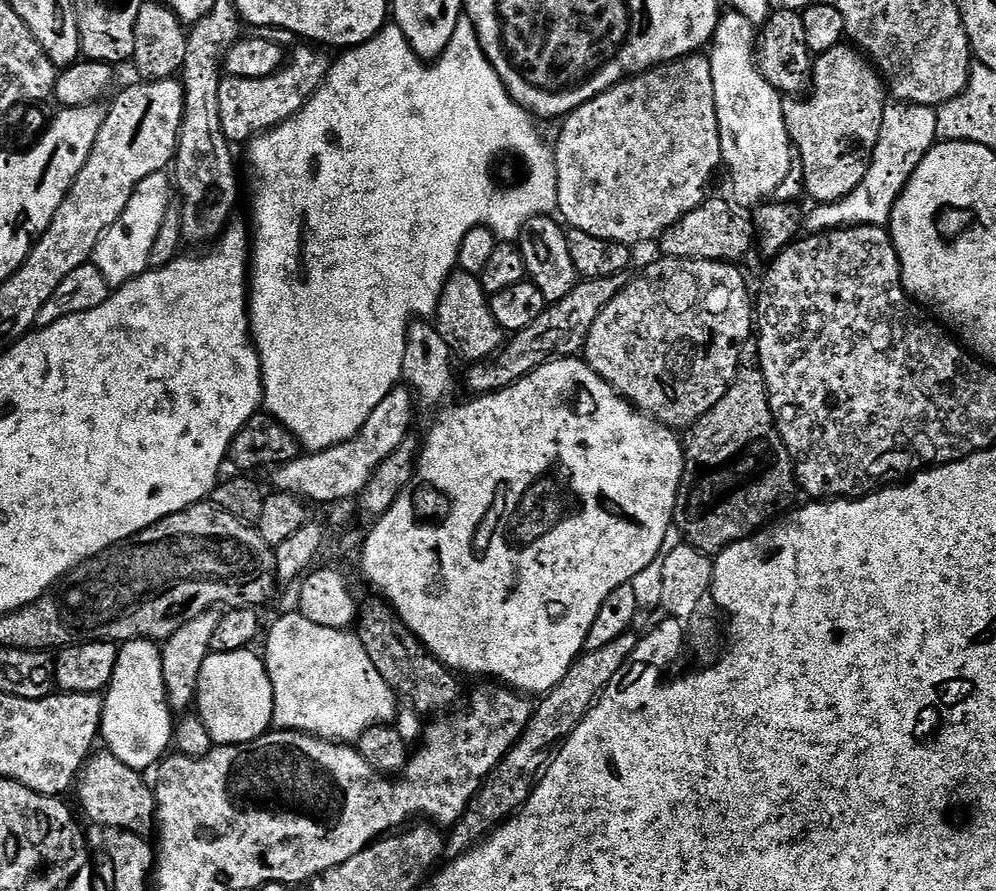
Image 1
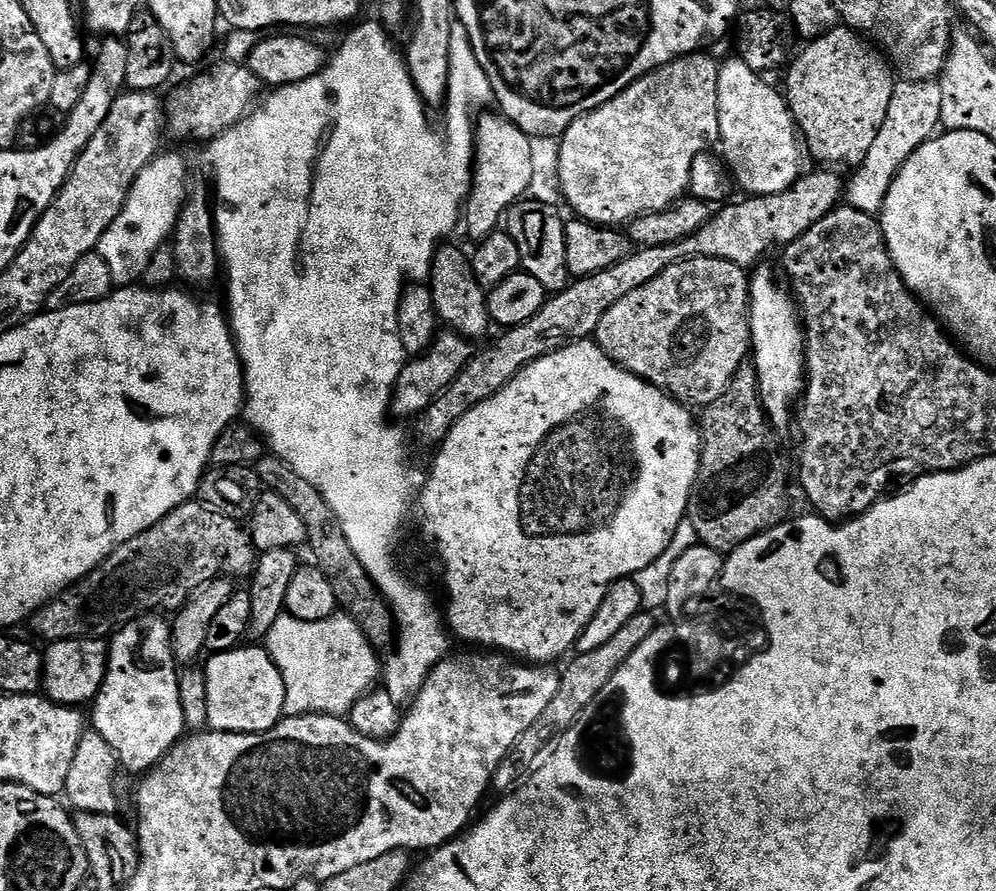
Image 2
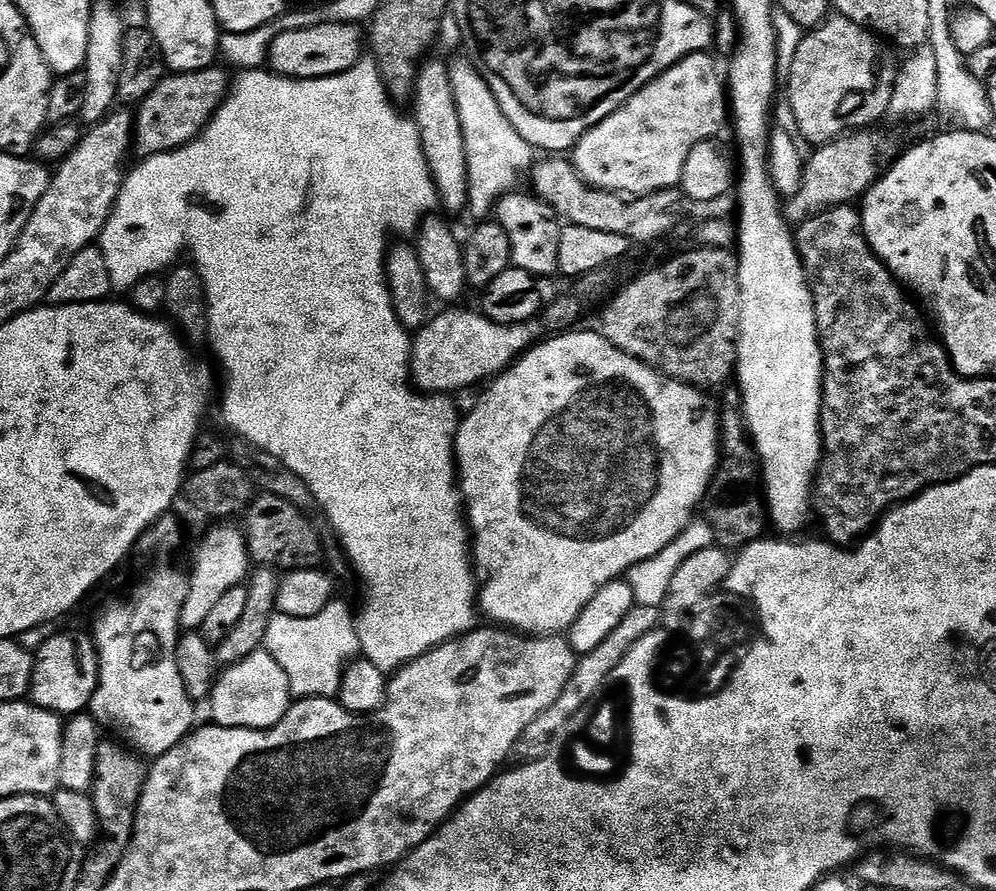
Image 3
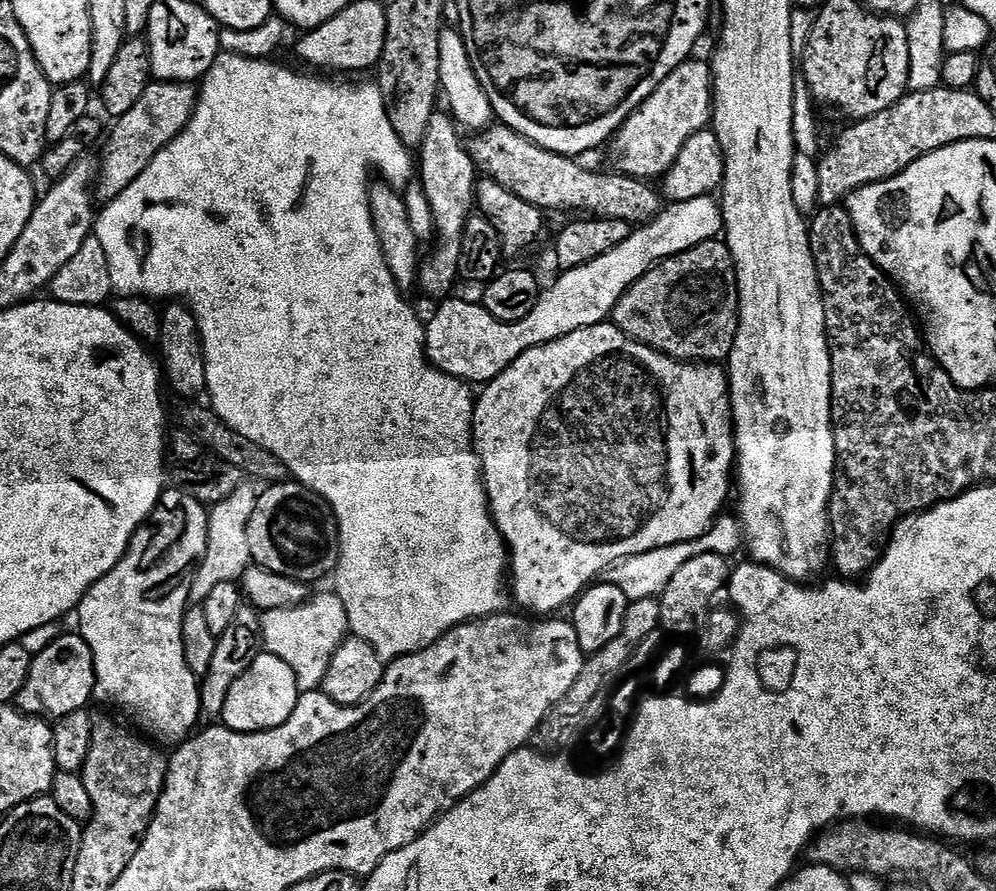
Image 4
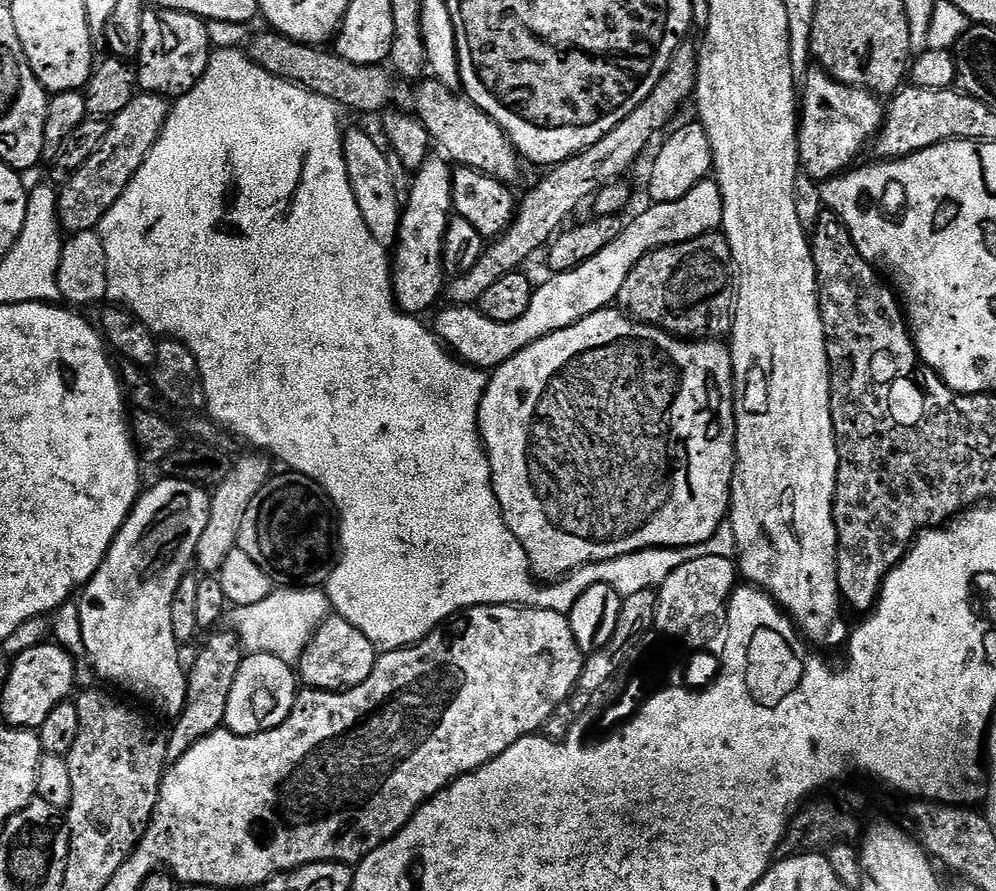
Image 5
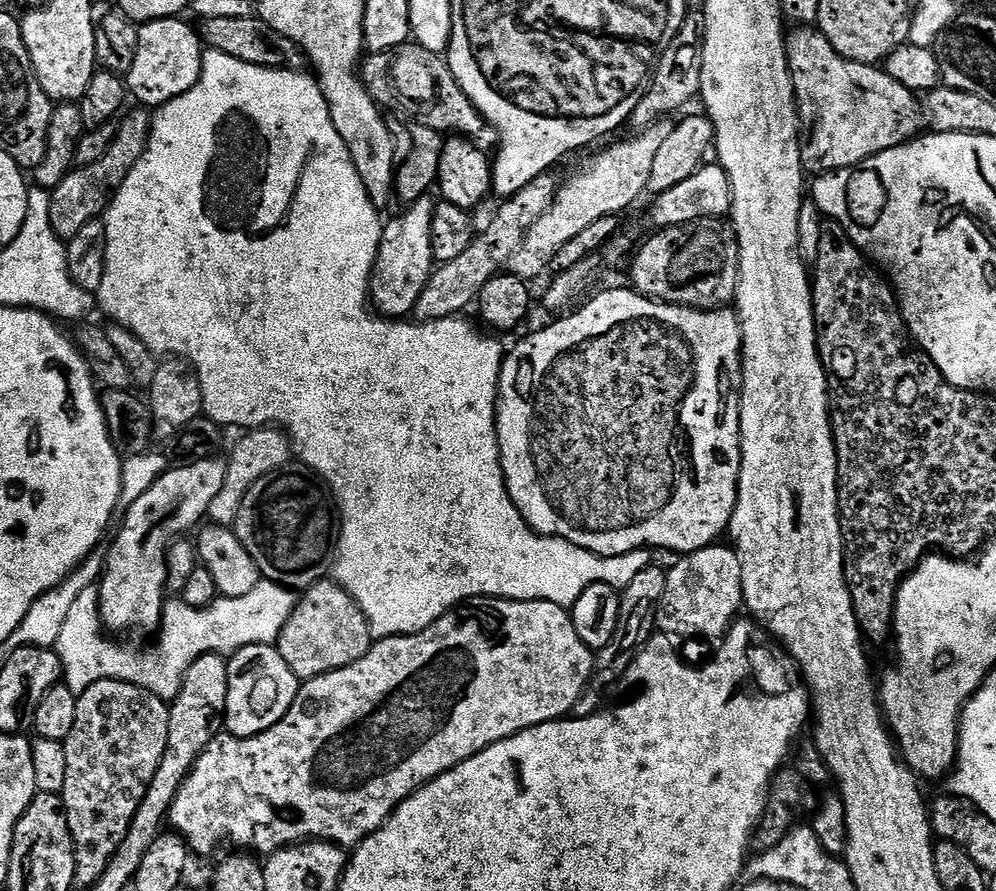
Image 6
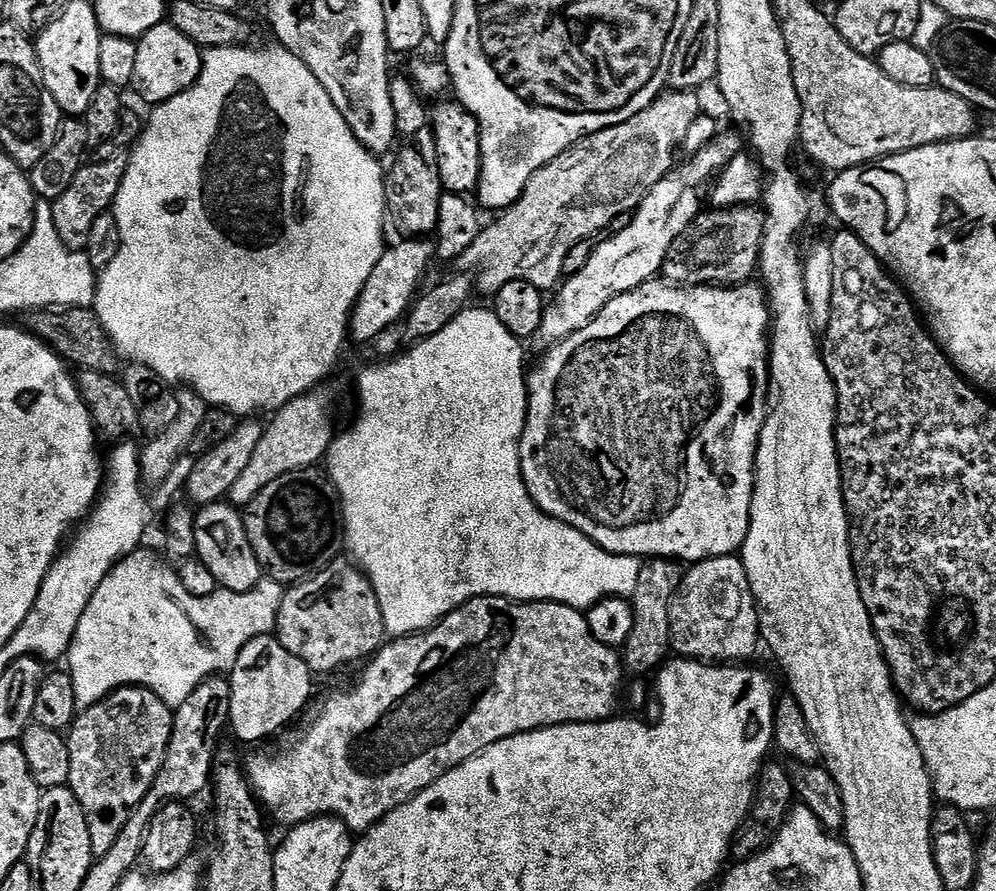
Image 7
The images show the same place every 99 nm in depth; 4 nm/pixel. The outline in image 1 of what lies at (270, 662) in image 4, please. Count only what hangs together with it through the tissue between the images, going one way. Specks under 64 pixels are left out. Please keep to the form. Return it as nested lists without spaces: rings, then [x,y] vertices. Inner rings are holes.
[[[242,648],[230,653],[209,652],[196,687],[195,707],[210,732],[213,745],[245,744],[273,727],[274,686],[259,655]]]

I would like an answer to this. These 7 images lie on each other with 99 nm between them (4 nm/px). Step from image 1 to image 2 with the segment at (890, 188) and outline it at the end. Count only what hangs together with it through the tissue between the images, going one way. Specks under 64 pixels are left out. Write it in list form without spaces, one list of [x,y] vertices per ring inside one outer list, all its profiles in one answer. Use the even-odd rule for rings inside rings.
[[[897,81],[893,85],[890,107],[882,129],[866,152],[860,167],[851,173],[845,185],[845,201],[851,208],[868,215],[877,215],[885,202],[898,170],[909,160],[910,154],[932,138],[939,129],[942,110],[942,92],[936,82]]]

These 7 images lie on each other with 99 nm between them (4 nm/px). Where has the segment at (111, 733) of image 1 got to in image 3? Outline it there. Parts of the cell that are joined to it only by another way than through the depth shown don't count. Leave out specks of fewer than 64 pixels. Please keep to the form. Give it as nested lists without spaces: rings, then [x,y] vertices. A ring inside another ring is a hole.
[[[176,568],[152,572],[125,600],[116,600],[96,620],[96,655],[100,658],[100,680],[87,711],[101,729],[117,732],[119,739],[141,757],[165,756],[193,731],[197,705],[187,696],[178,670],[177,640],[182,635],[180,611],[186,602],[189,577]]]

